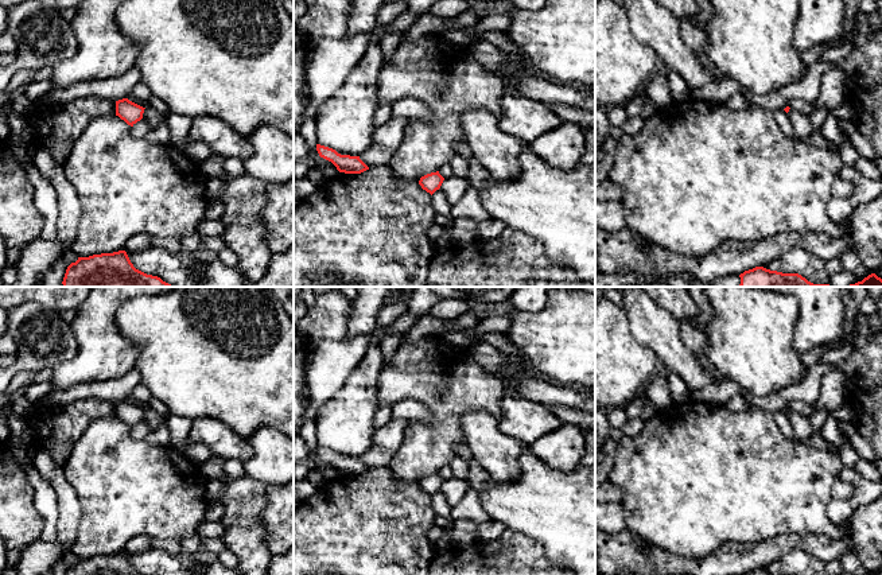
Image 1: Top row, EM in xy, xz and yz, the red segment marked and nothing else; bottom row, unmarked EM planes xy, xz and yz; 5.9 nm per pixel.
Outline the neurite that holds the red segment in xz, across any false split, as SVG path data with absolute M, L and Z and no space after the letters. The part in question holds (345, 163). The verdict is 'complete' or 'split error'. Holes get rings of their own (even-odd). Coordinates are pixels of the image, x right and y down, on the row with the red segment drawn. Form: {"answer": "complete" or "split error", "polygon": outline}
{"answer": "complete", "polygon": "M316 144L316 151L320 158L331 162L339 172L361 174L369 170L360 156L341 155L335 149L320 144Z"}

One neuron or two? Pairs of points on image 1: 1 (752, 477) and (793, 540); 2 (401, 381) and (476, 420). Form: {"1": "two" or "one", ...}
{"1": "two", "2": "two"}

